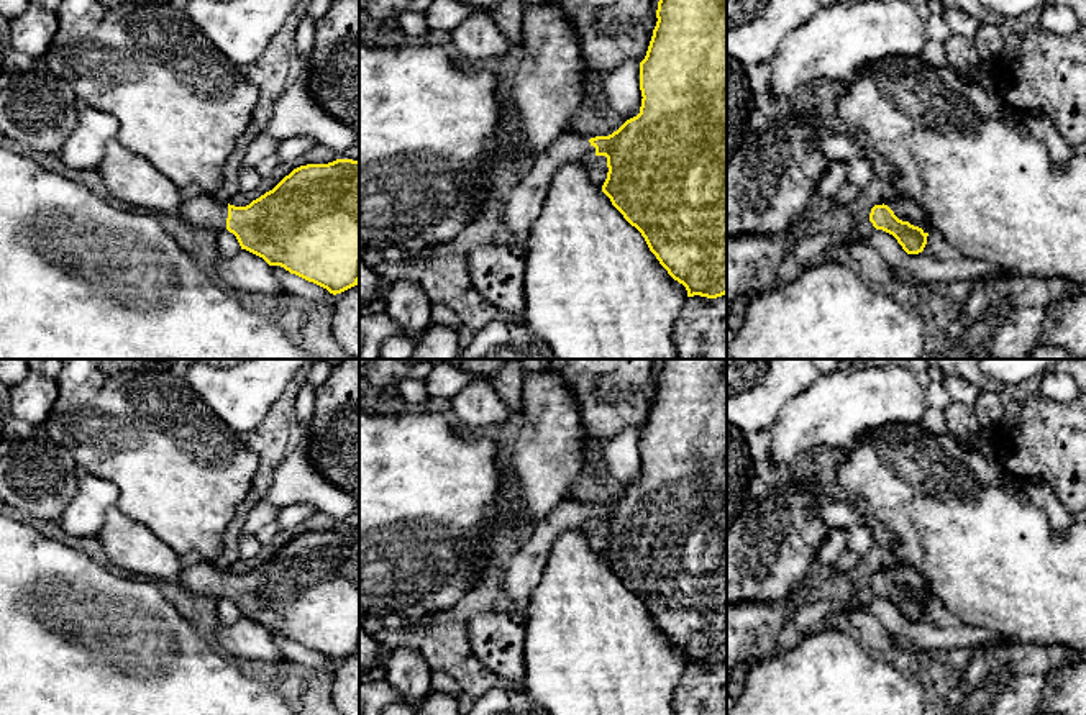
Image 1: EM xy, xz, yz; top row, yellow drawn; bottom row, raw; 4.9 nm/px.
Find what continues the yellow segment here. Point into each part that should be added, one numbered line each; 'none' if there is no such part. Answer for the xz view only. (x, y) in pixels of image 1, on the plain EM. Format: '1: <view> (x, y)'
1: xz (520, 578)

